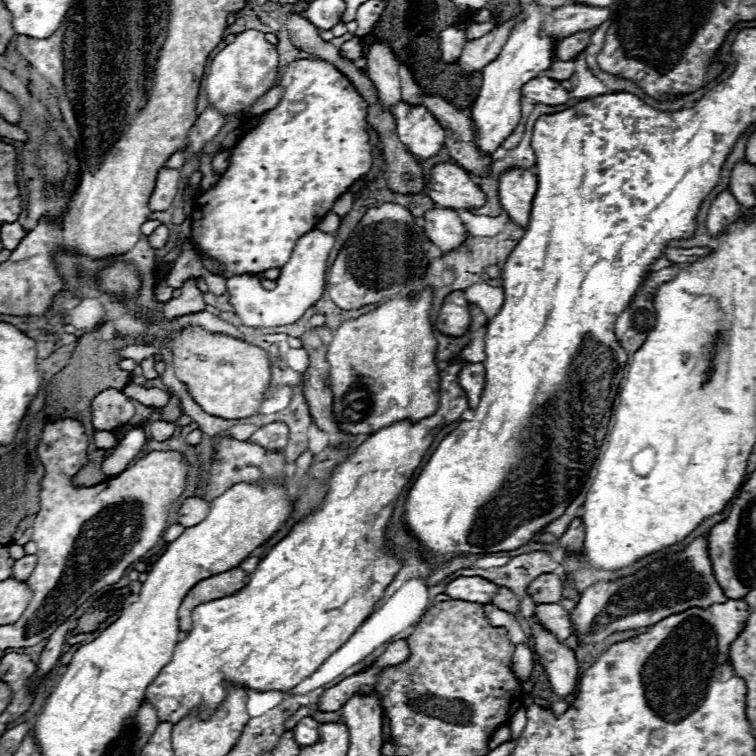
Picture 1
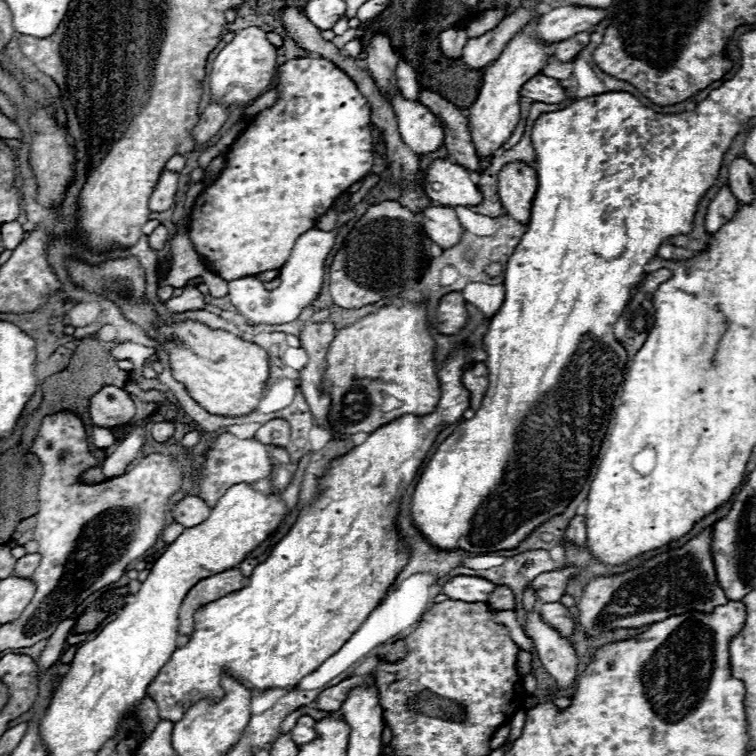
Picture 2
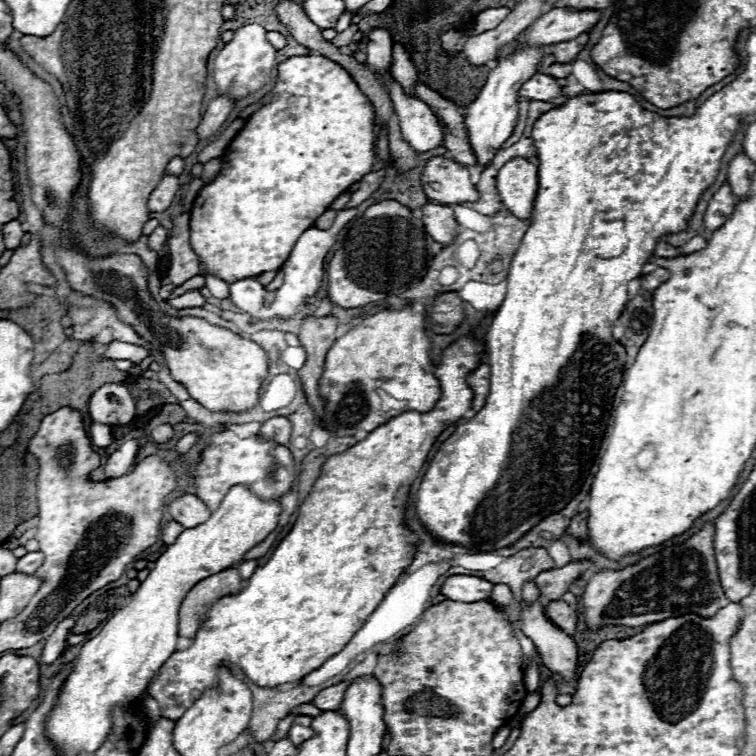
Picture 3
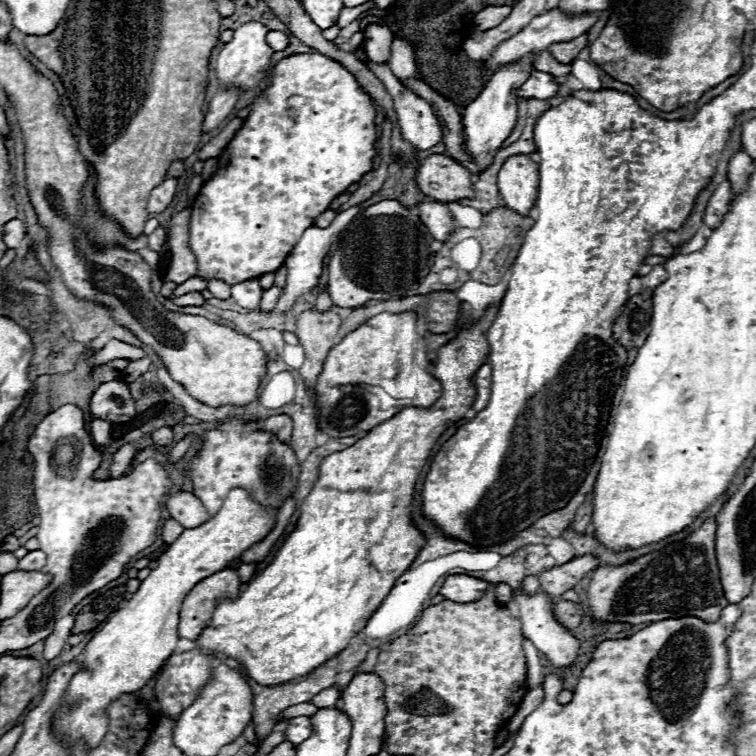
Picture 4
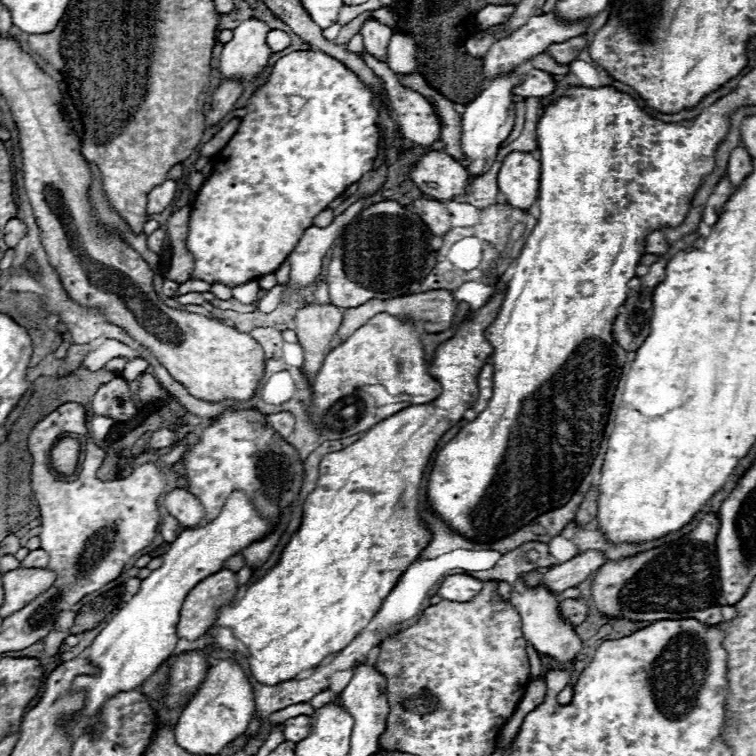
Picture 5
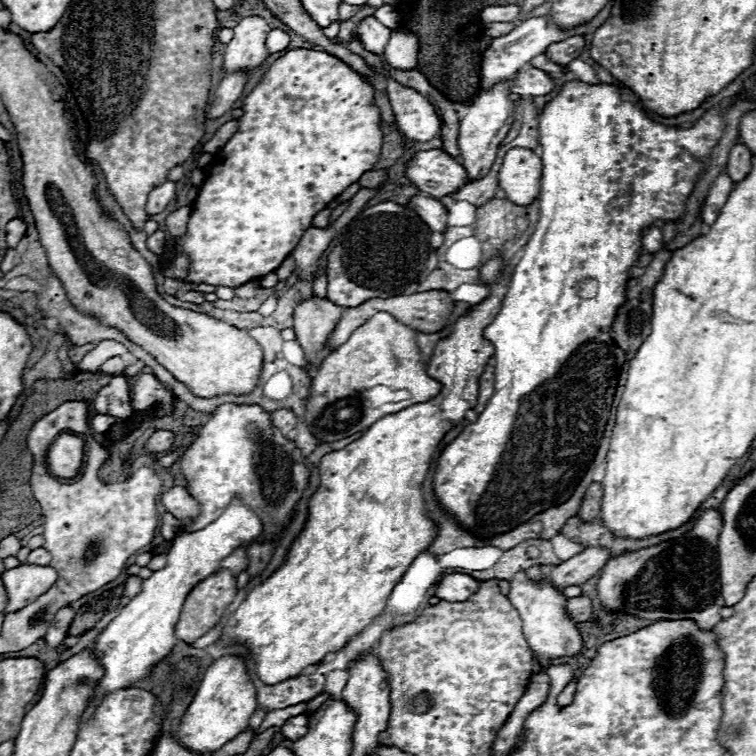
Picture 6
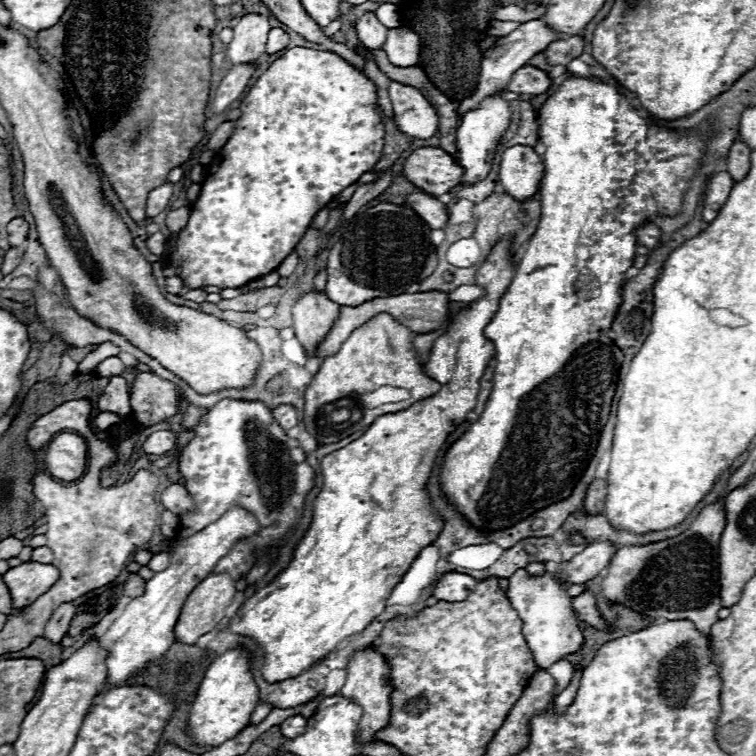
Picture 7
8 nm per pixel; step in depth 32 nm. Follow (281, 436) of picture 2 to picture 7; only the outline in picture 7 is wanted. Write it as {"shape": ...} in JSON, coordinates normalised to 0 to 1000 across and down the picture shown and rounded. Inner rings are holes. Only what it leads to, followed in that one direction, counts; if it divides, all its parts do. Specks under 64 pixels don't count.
{"shape":[[[370,534],[368,540],[362,540],[362,556],[376,566],[376,569],[384,569],[394,561],[394,545],[389,537],[384,534]]]}

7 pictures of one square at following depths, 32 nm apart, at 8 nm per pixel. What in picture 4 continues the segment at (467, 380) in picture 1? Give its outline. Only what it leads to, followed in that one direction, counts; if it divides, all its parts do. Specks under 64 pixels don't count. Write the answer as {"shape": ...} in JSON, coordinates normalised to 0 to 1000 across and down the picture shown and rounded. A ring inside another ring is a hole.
{"shape":[[[640,481],[640,484],[635,484],[635,489],[630,492],[630,497],[627,497],[627,508],[630,508],[630,529],[627,529],[627,542],[630,545],[635,545],[635,542],[640,542],[643,540],[643,532],[646,532],[646,526],[648,526],[648,511],[651,511],[651,484],[648,481]]]}

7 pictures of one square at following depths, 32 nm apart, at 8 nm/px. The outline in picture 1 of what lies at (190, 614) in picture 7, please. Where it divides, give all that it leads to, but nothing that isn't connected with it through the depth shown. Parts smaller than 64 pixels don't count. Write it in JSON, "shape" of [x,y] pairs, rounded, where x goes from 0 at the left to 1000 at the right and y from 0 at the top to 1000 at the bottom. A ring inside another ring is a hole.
{"shape":[[[317,751],[299,754],[294,759],[283,759],[272,767],[265,767],[241,794],[241,802],[235,807],[238,817],[238,836],[251,836],[254,833],[254,807],[262,799],[280,796],[296,788],[304,788],[315,780],[320,780],[331,767],[331,759],[323,759]]]}

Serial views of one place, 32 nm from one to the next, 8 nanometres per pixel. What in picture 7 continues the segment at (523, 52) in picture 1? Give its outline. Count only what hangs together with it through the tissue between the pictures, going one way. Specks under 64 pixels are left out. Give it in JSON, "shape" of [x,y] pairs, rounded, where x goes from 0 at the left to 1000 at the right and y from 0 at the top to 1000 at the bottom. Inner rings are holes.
{"shape":[[[656,124],[651,130],[643,130],[632,146],[624,146],[611,156],[606,177],[603,177],[606,201],[601,204],[601,212],[614,222],[608,246],[622,246],[622,243],[635,241],[635,238],[640,238],[646,233],[653,204],[656,204],[656,193],[659,193],[661,183],[667,180],[667,175],[669,175],[669,169],[675,164],[675,153],[677,151],[675,151],[672,132],[667,132],[664,124]]]}

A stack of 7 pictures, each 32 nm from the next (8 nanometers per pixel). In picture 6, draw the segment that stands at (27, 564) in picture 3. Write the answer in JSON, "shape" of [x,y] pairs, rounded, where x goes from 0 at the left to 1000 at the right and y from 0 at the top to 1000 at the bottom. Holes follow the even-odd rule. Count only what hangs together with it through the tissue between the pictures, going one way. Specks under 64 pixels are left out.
{"shape":[[[48,725],[48,728],[40,730],[40,735],[37,735],[37,741],[34,741],[32,746],[53,746],[53,749],[63,749],[66,741],[69,741],[69,735],[66,735],[66,730],[63,730],[61,725]]]}

